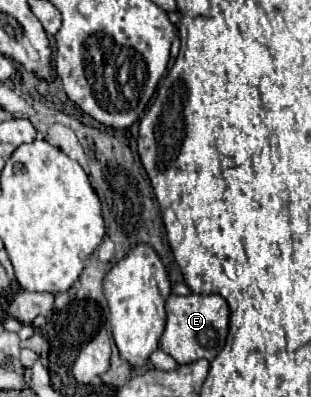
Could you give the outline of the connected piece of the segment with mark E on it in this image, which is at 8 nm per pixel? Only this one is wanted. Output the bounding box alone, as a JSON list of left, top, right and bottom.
[160,293,230,365]

